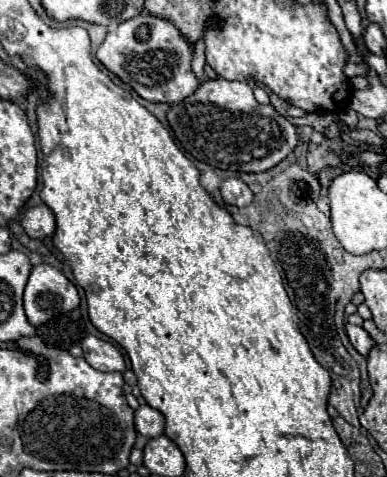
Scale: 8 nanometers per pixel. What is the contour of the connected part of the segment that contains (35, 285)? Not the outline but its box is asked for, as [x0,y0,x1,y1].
[23,264,79,326]

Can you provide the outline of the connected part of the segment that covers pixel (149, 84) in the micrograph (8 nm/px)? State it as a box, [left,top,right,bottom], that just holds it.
[97,14,199,102]

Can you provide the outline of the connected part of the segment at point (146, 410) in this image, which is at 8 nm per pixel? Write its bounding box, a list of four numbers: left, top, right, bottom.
[135,406,165,438]

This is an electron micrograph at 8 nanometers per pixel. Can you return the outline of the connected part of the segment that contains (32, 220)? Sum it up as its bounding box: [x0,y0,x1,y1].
[21,204,55,240]

